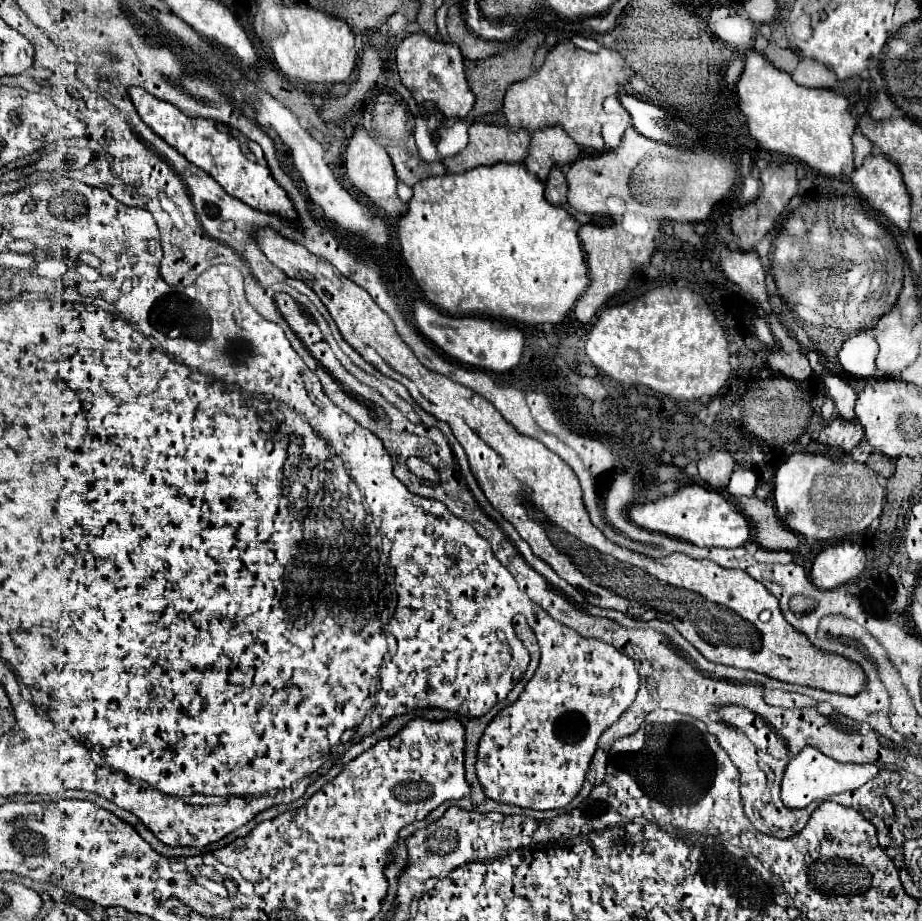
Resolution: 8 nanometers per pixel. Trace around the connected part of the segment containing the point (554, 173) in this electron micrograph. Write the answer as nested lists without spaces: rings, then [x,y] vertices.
[[[553,167],[545,181],[545,199],[553,205],[563,205],[567,201],[567,179],[561,167]]]

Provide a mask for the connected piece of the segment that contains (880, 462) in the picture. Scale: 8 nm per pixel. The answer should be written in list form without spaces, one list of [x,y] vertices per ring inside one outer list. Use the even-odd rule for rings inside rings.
[[[877,451],[871,453],[865,463],[869,463],[869,467],[873,467],[873,471],[877,471],[877,475],[881,475],[881,477],[891,477],[895,473],[895,465],[893,465],[891,457],[881,455]]]

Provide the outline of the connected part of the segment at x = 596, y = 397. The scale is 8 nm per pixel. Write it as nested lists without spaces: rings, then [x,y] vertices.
[[[583,377],[579,381],[579,391],[585,393],[585,397],[589,397],[591,401],[601,401],[607,397],[603,383],[599,379],[593,379],[593,377]]]

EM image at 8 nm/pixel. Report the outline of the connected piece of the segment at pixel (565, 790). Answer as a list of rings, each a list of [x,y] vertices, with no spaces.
[[[551,617],[549,623],[553,623],[553,627],[533,627],[541,647],[541,663],[533,679],[529,679],[519,699],[501,709],[487,725],[477,753],[477,777],[489,799],[539,811],[563,809],[575,799],[585,781],[599,735],[621,717],[639,689],[639,675],[631,657],[599,639],[581,637]]]

